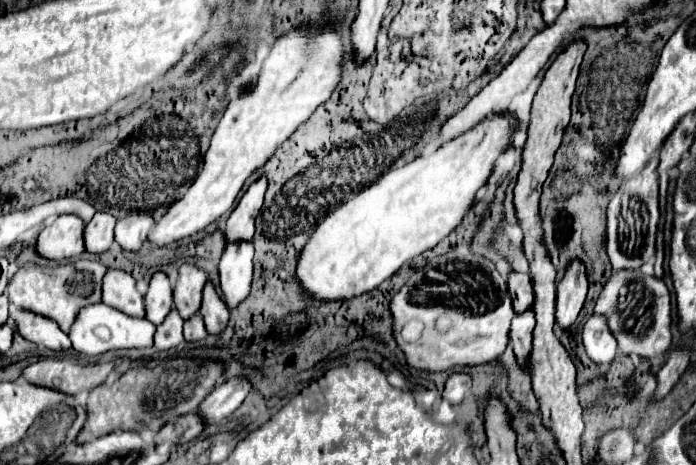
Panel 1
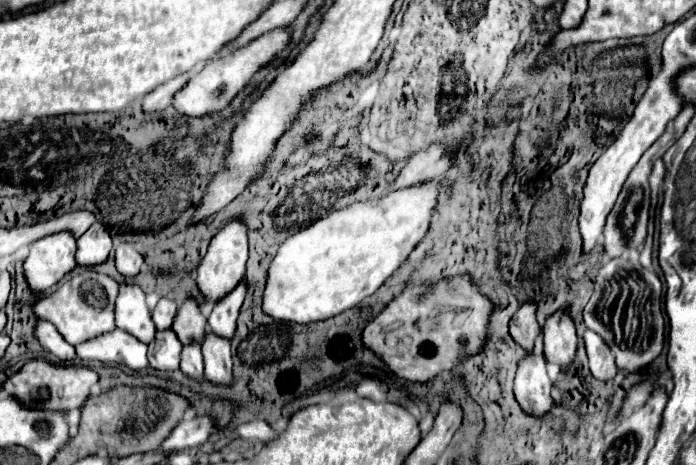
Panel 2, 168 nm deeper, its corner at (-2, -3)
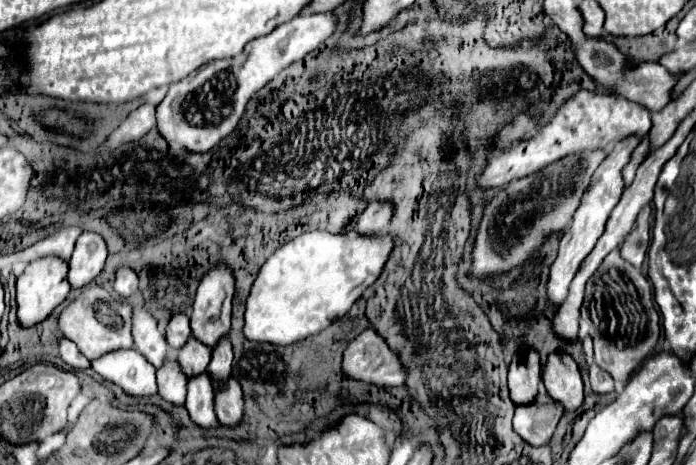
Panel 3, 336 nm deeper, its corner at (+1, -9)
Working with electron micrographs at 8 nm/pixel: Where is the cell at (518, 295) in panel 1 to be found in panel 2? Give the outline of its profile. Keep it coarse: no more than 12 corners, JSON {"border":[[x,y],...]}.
{"border":[[528,300],[510,320],[510,334],[532,352],[540,330],[538,304]]}

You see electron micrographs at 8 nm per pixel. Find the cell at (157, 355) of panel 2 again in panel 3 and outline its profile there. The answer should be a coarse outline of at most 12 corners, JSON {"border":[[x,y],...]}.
{"border":[[169,360],[157,370],[159,396],[173,406],[185,406],[187,378]]}

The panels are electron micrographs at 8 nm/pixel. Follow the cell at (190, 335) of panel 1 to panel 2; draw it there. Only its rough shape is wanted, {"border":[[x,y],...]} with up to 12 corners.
{"border":[[202,342],[182,348],[180,370],[190,378],[204,376]]}

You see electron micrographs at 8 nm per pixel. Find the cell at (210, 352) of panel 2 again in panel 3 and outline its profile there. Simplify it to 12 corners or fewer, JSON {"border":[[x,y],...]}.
{"border":[[235,378],[215,390],[215,410],[223,426],[243,420],[243,392]]}

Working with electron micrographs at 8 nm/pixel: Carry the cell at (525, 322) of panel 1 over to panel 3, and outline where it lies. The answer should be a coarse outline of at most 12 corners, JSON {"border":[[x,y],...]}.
{"border":[[545,388],[517,406],[513,430],[531,446],[551,442],[563,416]]}

